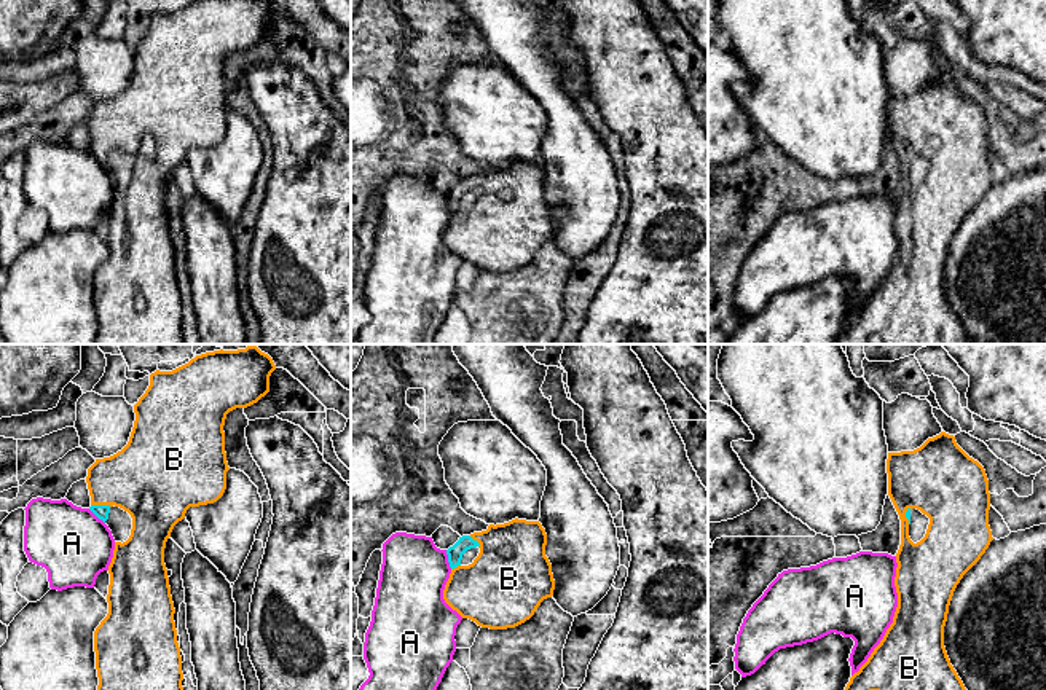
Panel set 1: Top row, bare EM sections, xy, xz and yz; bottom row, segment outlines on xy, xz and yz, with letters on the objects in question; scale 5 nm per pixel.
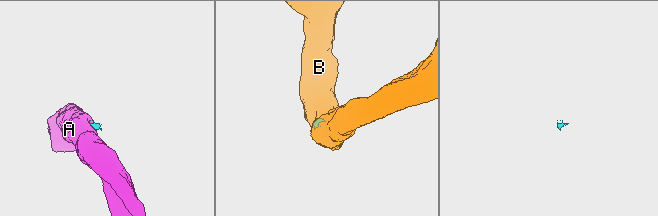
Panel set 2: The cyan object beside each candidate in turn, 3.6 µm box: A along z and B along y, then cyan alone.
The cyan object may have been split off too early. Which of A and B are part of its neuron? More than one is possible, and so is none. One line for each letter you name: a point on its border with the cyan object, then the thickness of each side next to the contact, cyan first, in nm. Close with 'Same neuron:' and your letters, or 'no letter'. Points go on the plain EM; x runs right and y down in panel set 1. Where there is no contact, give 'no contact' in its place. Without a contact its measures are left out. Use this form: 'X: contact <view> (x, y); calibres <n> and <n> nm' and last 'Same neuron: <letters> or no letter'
B: contact xy (101, 148); calibres 70 and 360 nm
Same neuron: B

